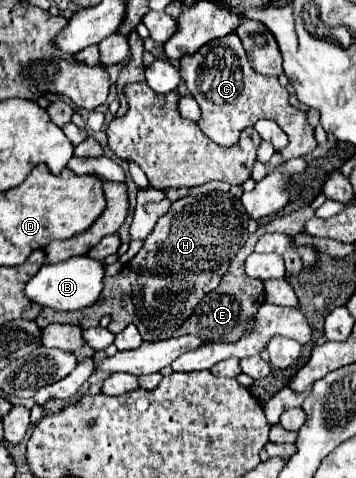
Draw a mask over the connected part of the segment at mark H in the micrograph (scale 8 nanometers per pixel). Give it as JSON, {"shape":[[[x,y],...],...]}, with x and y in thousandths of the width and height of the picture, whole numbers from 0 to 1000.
{"shape":[[[584,402],[562,406],[562,414],[506,414],[483,423],[478,444],[444,460],[393,527],[348,552],[326,577],[292,582],[292,607],[270,636],[219,653],[157,653],[124,644],[101,665],[101,678],[129,686],[152,674],[174,674],[247,686],[275,682],[287,661],[309,661],[309,690],[320,699],[343,695],[360,678],[376,678],[416,715],[483,707],[551,636],[579,619],[579,594],[612,577],[629,556],[640,556],[640,544],[663,536],[691,498],[697,448],[674,418],[646,402]]]}

